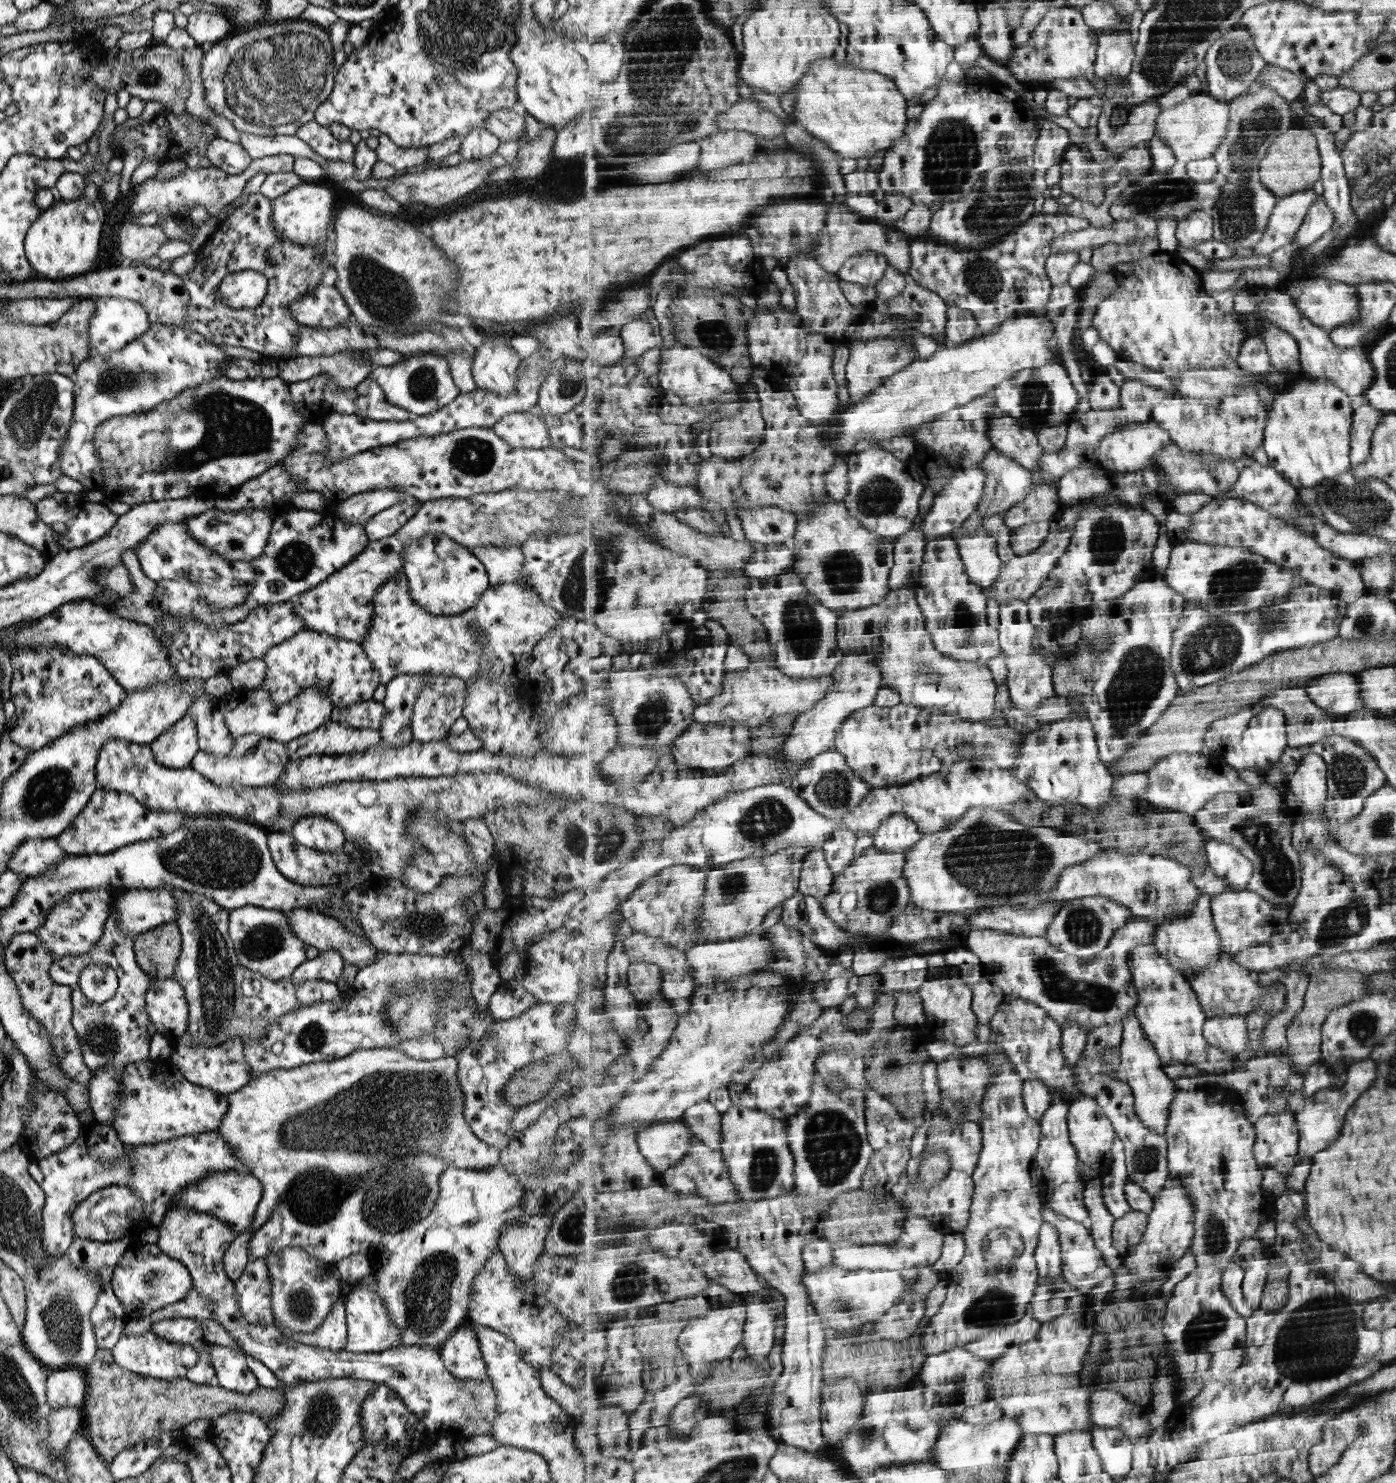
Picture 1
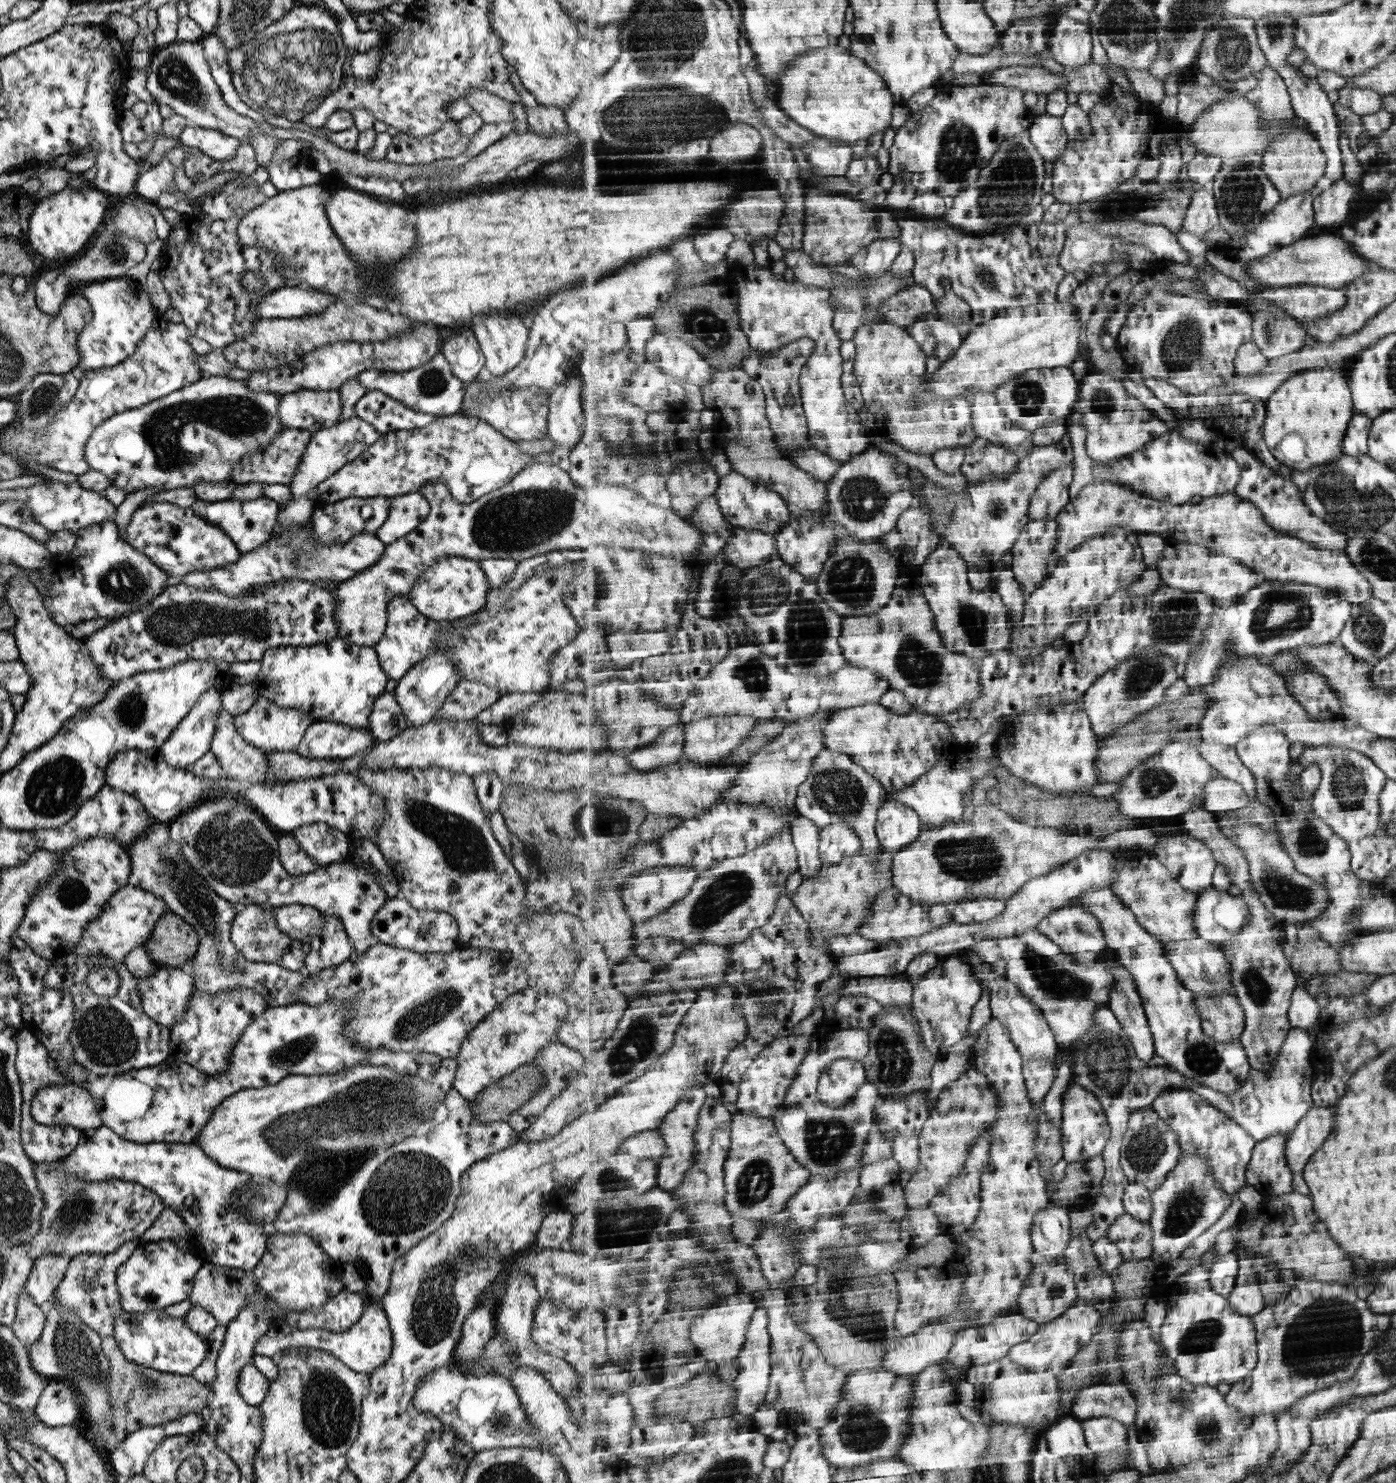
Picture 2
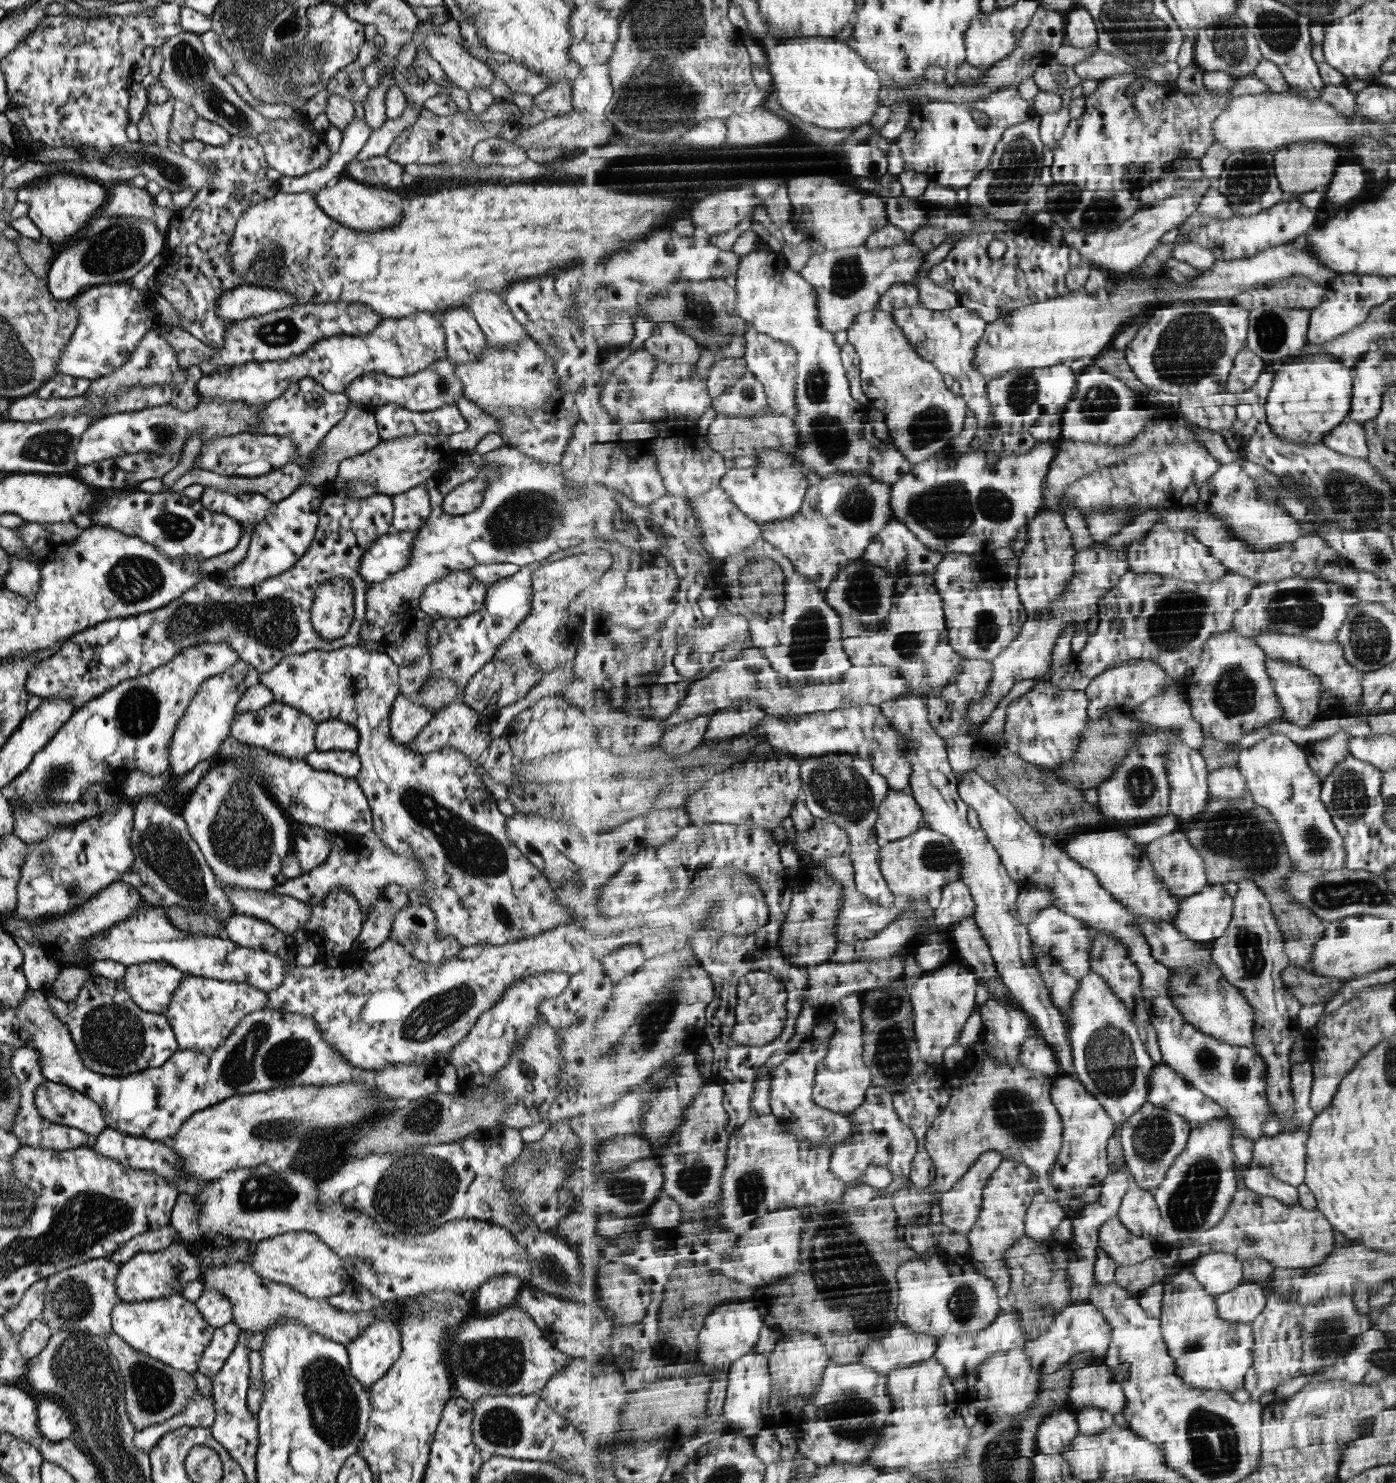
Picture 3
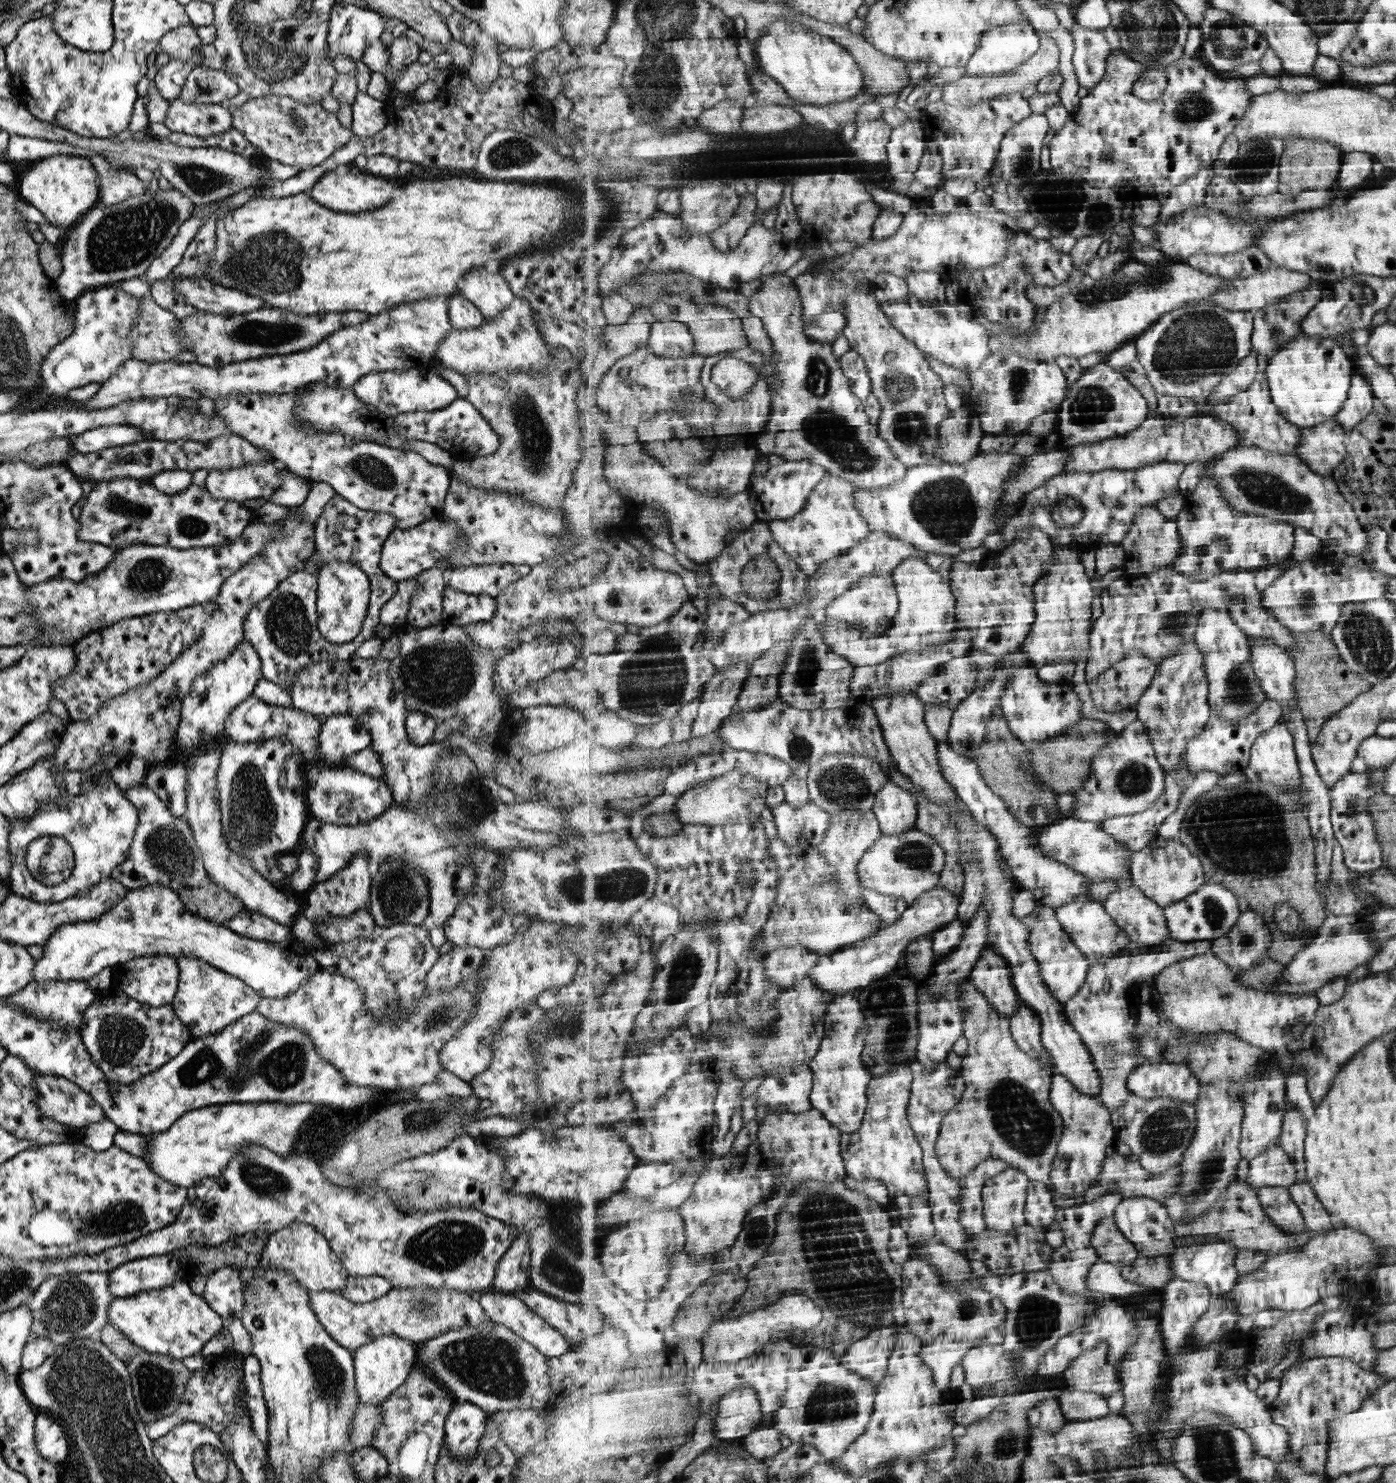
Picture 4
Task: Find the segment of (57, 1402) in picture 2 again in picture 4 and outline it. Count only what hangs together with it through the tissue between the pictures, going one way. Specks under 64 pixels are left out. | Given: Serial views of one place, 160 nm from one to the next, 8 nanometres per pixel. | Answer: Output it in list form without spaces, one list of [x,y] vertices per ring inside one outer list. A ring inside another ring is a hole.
[[[39,1412],[34,1418],[34,1443],[41,1460],[59,1467],[67,1458],[67,1440],[63,1427],[49,1414]]]

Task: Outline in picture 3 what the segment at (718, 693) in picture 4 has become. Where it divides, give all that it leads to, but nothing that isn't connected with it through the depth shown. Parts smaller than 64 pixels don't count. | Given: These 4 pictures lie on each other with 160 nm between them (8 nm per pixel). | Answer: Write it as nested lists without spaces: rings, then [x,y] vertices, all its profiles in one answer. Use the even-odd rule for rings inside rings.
[[[700,716],[684,723],[670,726],[659,742],[669,755],[685,754],[697,749],[704,742],[711,716]]]

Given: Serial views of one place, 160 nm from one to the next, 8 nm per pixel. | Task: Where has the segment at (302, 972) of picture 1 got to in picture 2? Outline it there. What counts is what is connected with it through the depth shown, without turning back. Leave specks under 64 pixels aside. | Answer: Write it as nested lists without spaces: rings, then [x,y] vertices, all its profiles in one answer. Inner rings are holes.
[[[337,917],[324,918],[325,923],[321,927],[321,931],[317,936],[310,940],[310,951],[304,957],[304,966],[302,972],[304,974],[317,974],[323,968],[331,968],[348,960],[352,951],[352,944],[345,934],[345,929],[341,925],[341,921]]]

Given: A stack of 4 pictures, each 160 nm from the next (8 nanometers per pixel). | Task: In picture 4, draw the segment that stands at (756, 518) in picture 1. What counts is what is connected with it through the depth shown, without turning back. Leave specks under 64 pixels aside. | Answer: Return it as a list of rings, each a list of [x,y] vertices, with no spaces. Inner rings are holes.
[[[809,460],[787,461],[776,466],[770,466],[763,475],[754,472],[748,491],[751,496],[753,509],[759,521],[789,519],[803,511],[812,490],[829,473],[820,464]]]

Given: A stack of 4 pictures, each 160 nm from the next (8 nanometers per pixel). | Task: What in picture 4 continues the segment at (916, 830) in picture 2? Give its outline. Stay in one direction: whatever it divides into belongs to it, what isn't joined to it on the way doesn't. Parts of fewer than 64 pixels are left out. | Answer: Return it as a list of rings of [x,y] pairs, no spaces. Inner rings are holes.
[[[889,780],[877,792],[874,812],[884,834],[897,835],[916,827],[920,804],[908,790]]]

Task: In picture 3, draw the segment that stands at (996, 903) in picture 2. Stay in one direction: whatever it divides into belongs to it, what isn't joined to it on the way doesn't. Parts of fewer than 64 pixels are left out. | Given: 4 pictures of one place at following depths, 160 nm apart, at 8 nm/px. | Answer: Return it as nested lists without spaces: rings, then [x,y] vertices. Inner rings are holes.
[[[962,880],[949,883],[943,888],[940,905],[937,910],[937,930],[949,930],[955,924],[973,917],[975,901],[972,898],[969,886]]]

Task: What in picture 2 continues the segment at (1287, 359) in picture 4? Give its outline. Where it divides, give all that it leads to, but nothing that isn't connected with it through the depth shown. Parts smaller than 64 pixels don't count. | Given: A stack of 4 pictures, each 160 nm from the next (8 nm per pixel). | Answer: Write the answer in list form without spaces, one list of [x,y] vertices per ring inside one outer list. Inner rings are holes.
[[[1311,368],[1289,378],[1266,402],[1265,443],[1289,469],[1307,471],[1344,455],[1343,440],[1356,414],[1349,370]]]

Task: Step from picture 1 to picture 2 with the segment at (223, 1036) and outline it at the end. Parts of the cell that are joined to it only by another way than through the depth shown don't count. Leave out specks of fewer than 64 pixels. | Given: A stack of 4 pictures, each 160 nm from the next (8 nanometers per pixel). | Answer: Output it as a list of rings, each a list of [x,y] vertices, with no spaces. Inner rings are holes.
[[[154,819],[146,831],[127,847],[131,870],[126,885],[160,898],[167,910],[179,916],[198,935],[197,948],[190,960],[192,991],[213,995],[219,991],[245,987],[266,1001],[266,1008],[295,1003],[295,996],[291,991],[303,985],[305,974],[269,963],[256,965],[241,956],[230,941],[230,925],[236,914],[233,903],[215,895],[207,887],[205,880],[199,877],[199,873],[195,873],[187,861],[183,861],[179,845],[168,837],[168,822]]]

